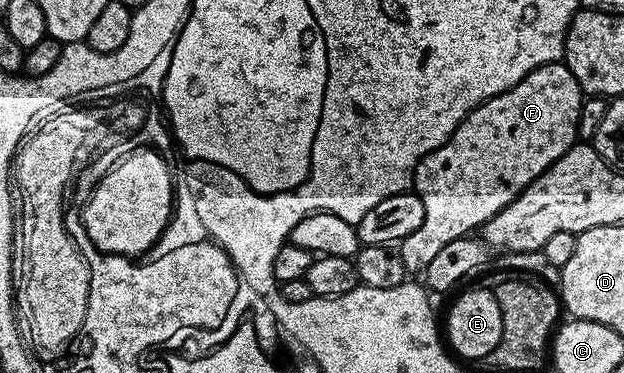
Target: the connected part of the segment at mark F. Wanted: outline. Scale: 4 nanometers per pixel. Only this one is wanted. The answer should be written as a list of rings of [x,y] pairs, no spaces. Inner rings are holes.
[[[561,61],[550,62],[528,72],[528,76],[524,76],[520,84],[508,88],[508,92],[481,102],[467,114],[443,146],[424,155],[414,169],[412,183],[413,193],[424,200],[424,224],[420,224],[420,228],[416,228],[416,232],[400,244],[407,275],[421,275],[444,244],[473,235],[488,220],[492,220],[496,212],[512,204],[519,192],[528,188],[528,184],[532,184],[532,180],[542,175],[556,159],[568,153],[578,138],[578,117],[583,101],[584,95],[576,76],[572,76],[570,69]]]

